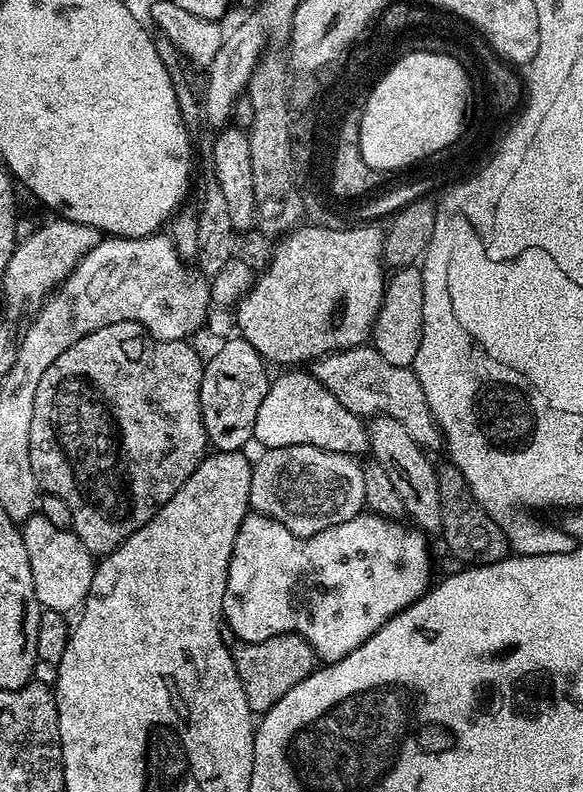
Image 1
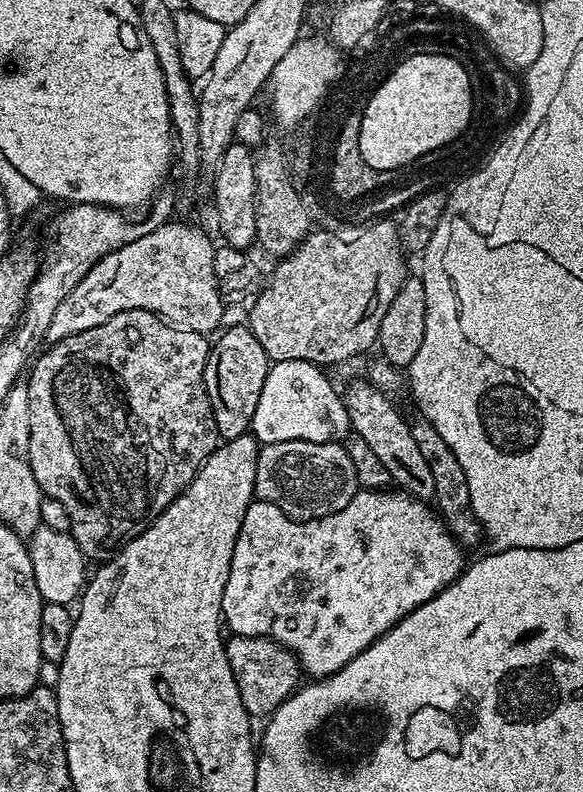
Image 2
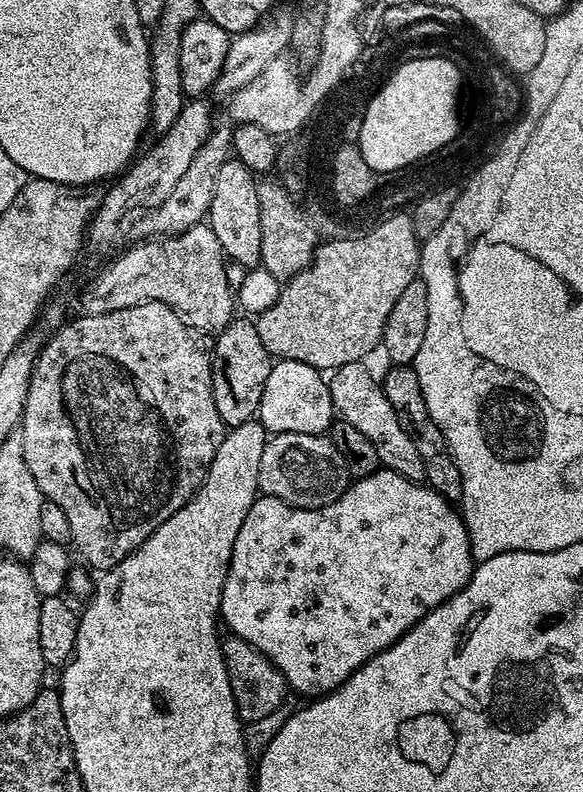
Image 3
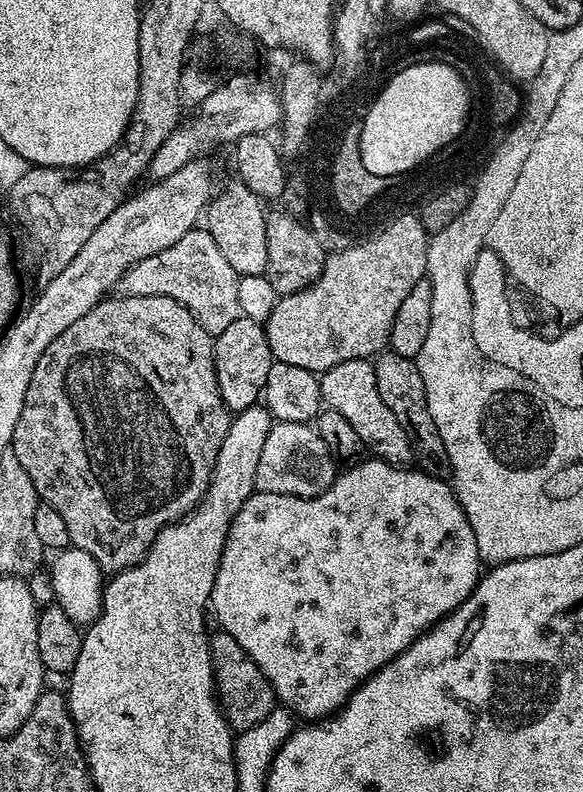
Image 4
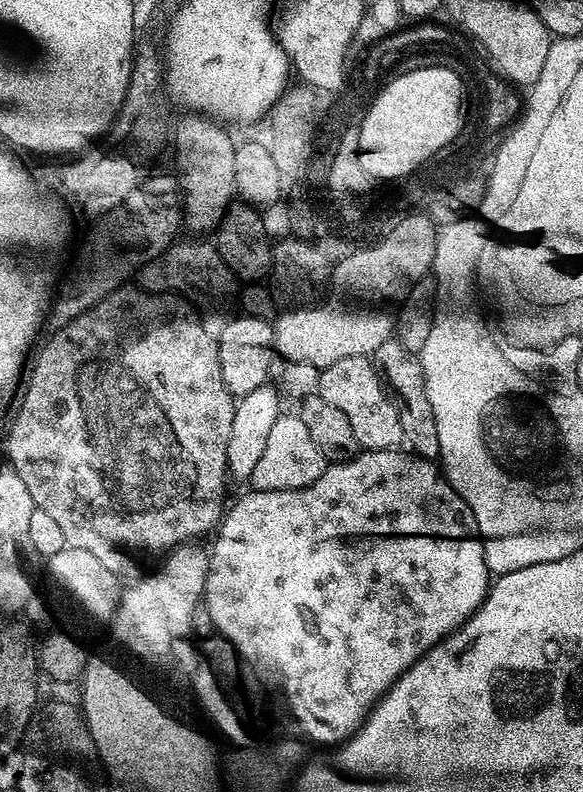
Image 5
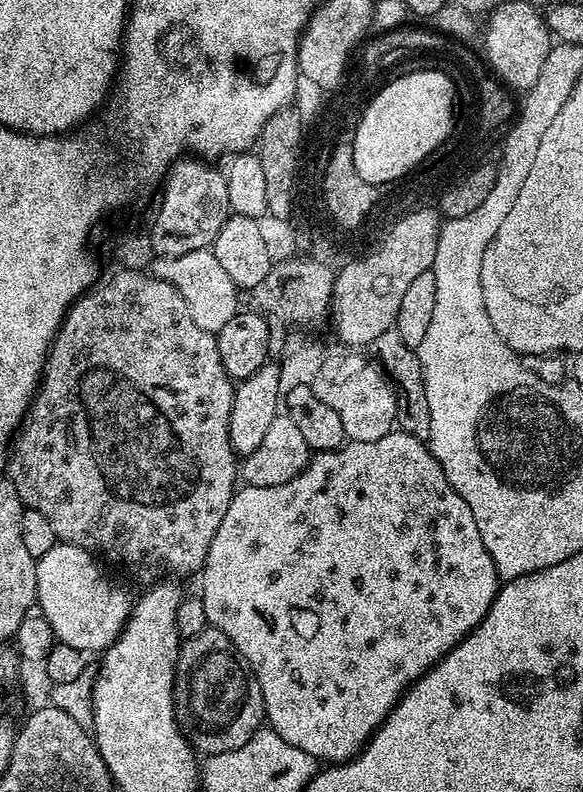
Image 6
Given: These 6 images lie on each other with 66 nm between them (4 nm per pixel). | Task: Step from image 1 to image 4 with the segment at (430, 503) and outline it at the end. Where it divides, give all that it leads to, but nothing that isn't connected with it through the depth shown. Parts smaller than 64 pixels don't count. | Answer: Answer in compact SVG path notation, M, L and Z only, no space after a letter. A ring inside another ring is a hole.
M371 359L338 362L338 366L322 373L319 381L323 403L338 410L338 414L342 414L342 418L346 418L350 426L354 426L365 449L375 459L401 466L412 460L410 438L406 438L406 430L402 430L398 418L394 418L393 412L390 411L390 406L386 406L386 402L382 402L382 394L378 394L376 365Z

